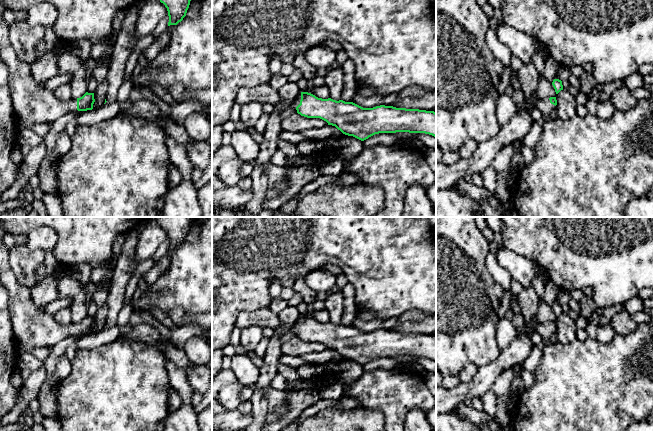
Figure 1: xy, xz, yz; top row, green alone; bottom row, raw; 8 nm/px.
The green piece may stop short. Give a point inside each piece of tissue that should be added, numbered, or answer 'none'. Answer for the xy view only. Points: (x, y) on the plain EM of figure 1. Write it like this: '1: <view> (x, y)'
1: xy (33, 328)

